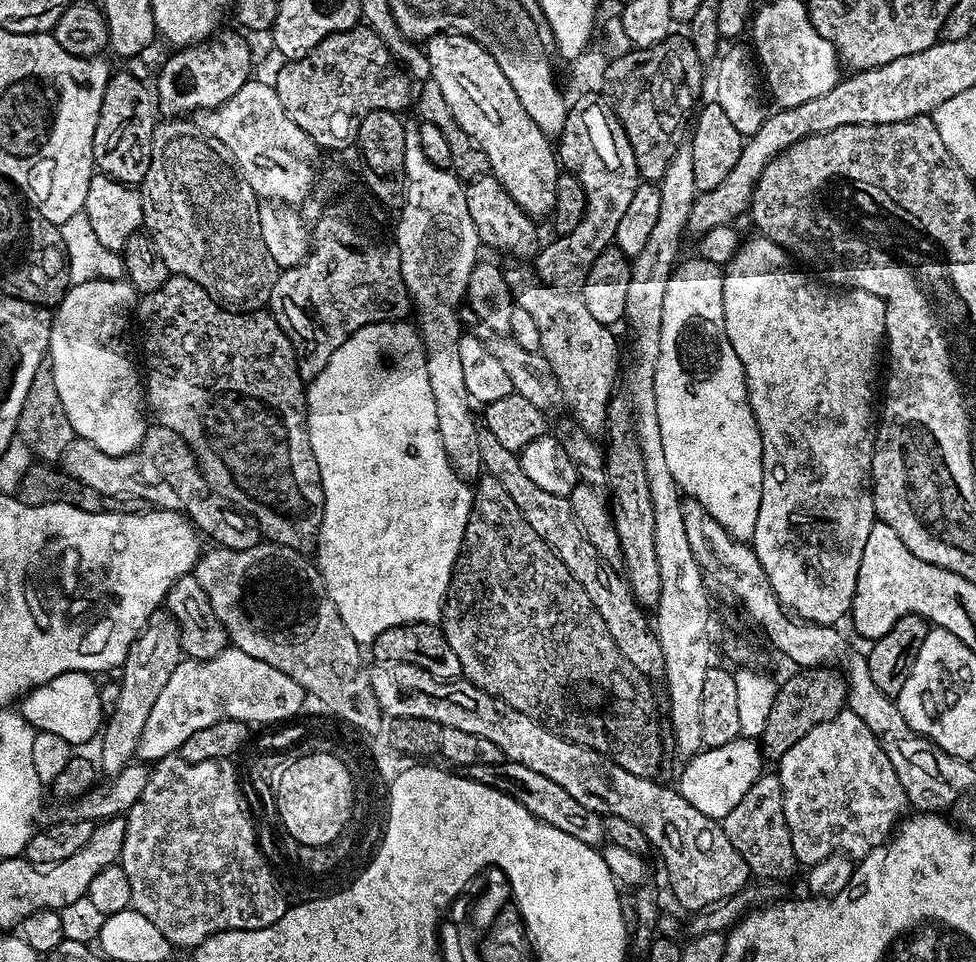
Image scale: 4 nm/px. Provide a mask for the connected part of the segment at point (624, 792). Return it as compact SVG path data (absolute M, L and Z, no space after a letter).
M381 663L376 669L371 669L372 689L374 698L378 698L378 706L385 717L395 718L409 716L410 718L430 718L438 722L441 728L467 730L470 734L478 734L481 738L490 738L498 750L502 750L505 760L513 760L522 766L530 766L537 774L550 778L566 794L572 795L577 802L582 802L586 810L594 810L602 817L617 816L626 818L650 842L660 840L660 860L664 863L664 872L668 875L668 884L672 887L672 896L685 908L685 913L691 914L714 906L714 902L722 902L722 898L730 898L730 894L738 894L750 883L750 873L746 866L746 858L734 850L734 842L726 838L721 821L712 820L702 810L694 810L686 798L675 787L663 788L655 784L655 779L638 774L630 774L630 770L622 770L610 758L606 758L598 750L590 750L581 744L570 742L558 734L554 734L546 726L542 726L534 718L522 714L522 710L514 710L506 702L486 694L478 686L474 686L463 678L454 680L439 680L413 664Z

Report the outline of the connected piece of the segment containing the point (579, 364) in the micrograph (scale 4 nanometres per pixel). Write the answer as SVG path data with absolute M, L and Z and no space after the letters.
M512 262L504 268L506 286L510 286L513 305L530 313L538 325L540 353L550 362L558 386L562 386L564 403L570 409L571 419L583 426L591 436L605 435L608 427L608 407L617 395L616 379L622 376L620 344L609 325L590 315L586 302L572 290L552 288L540 279L527 263Z

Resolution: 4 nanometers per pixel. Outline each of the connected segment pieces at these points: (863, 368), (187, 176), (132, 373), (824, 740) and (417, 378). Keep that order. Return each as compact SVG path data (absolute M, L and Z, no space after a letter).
M756 234L753 240L745 239L737 248L736 253L732 255L731 262L723 269L724 289L722 290L722 298L724 299L724 329L726 330L726 338L730 338L730 346L734 346L734 354L738 354L738 362L742 362L744 367L744 377L748 380L748 401L752 407L752 413L756 419L756 425L760 431L760 437L764 443L762 450L762 498L758 506L758 526L754 526L754 534L750 541L752 549L756 552L758 562L762 562L762 570L766 570L766 578L770 578L770 586L774 590L774 594L780 599L781 604L789 613L795 614L799 619L809 620L811 624L822 624L825 626L836 626L841 622L840 619L847 617L852 610L852 599L856 593L856 582L858 580L858 566L862 560L862 550L866 548L866 538L870 536L870 526L877 523L876 511L874 510L874 442L876 441L876 433L874 431L874 408L872 412L872 387L876 384L876 367L882 362L882 349L885 347L885 332L887 330L887 306L885 299L879 297L876 293L867 293L866 290L847 289L837 290L819 279L813 278L807 271L796 272L797 265L794 263L792 256L784 249L780 248L770 241L767 237Z
M164 118L157 123L152 135L150 170L146 170L146 178L142 185L142 195L144 197L143 227L151 236L156 247L156 253L160 255L160 260L169 273L185 276L194 282L198 282L198 286L202 286L202 290L210 293L218 304L227 308L230 312L259 312L267 305L278 275L274 258L270 258L270 253L266 250L266 245L262 240L262 229L259 226L261 201L258 199L256 191L248 185L248 181L240 175L235 163L226 159L225 153L221 151L218 138L210 138L206 133L200 131L199 123L192 121L191 124L190 121L191 119L188 118Z
M127 279L120 280L94 280L82 282L81 284L72 284L68 293L62 298L62 302L56 305L54 315L50 320L50 338L48 339L48 356L52 361L52 369L54 370L54 382L58 385L58 394L62 397L62 406L66 406L66 416L70 418L72 429L75 430L79 439L86 442L94 442L94 446L98 446L103 453L111 456L125 456L131 452L137 451L144 443L144 432L149 428L149 421L144 421L144 412L146 416L146 388L142 383L142 372L132 360L128 360L128 348L120 339L124 336L124 327L128 324L128 311L133 311L134 305L137 303L138 293Z
M850 710L839 712L830 722L814 726L810 734L798 738L778 762L778 775L784 791L784 813L790 830L790 842L801 865L811 866L822 862L835 852L853 858L863 858L892 835L906 812L906 797L890 758L878 746L870 726Z
M385 322L371 324L358 330L334 354L330 354L330 362L307 385L308 398L308 433L312 453L318 462L320 481L324 491L324 513L320 523L320 531L316 533L314 563L324 580L324 589L334 602L346 630L362 646L370 646L386 630L403 624L436 624L442 616L442 605L448 594L448 583L456 565L460 548L464 544L466 522L472 509L473 489L469 481L463 480L448 463L446 450L442 446L442 438L438 434L438 410L434 406L434 394L430 392L430 378L426 372L426 358L420 333L408 322Z

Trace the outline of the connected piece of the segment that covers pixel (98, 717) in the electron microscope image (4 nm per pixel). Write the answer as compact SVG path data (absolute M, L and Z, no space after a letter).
M70 671L38 686L19 701L20 715L30 722L37 732L56 734L73 746L90 741L103 727L104 715L100 706L99 687L87 672Z

